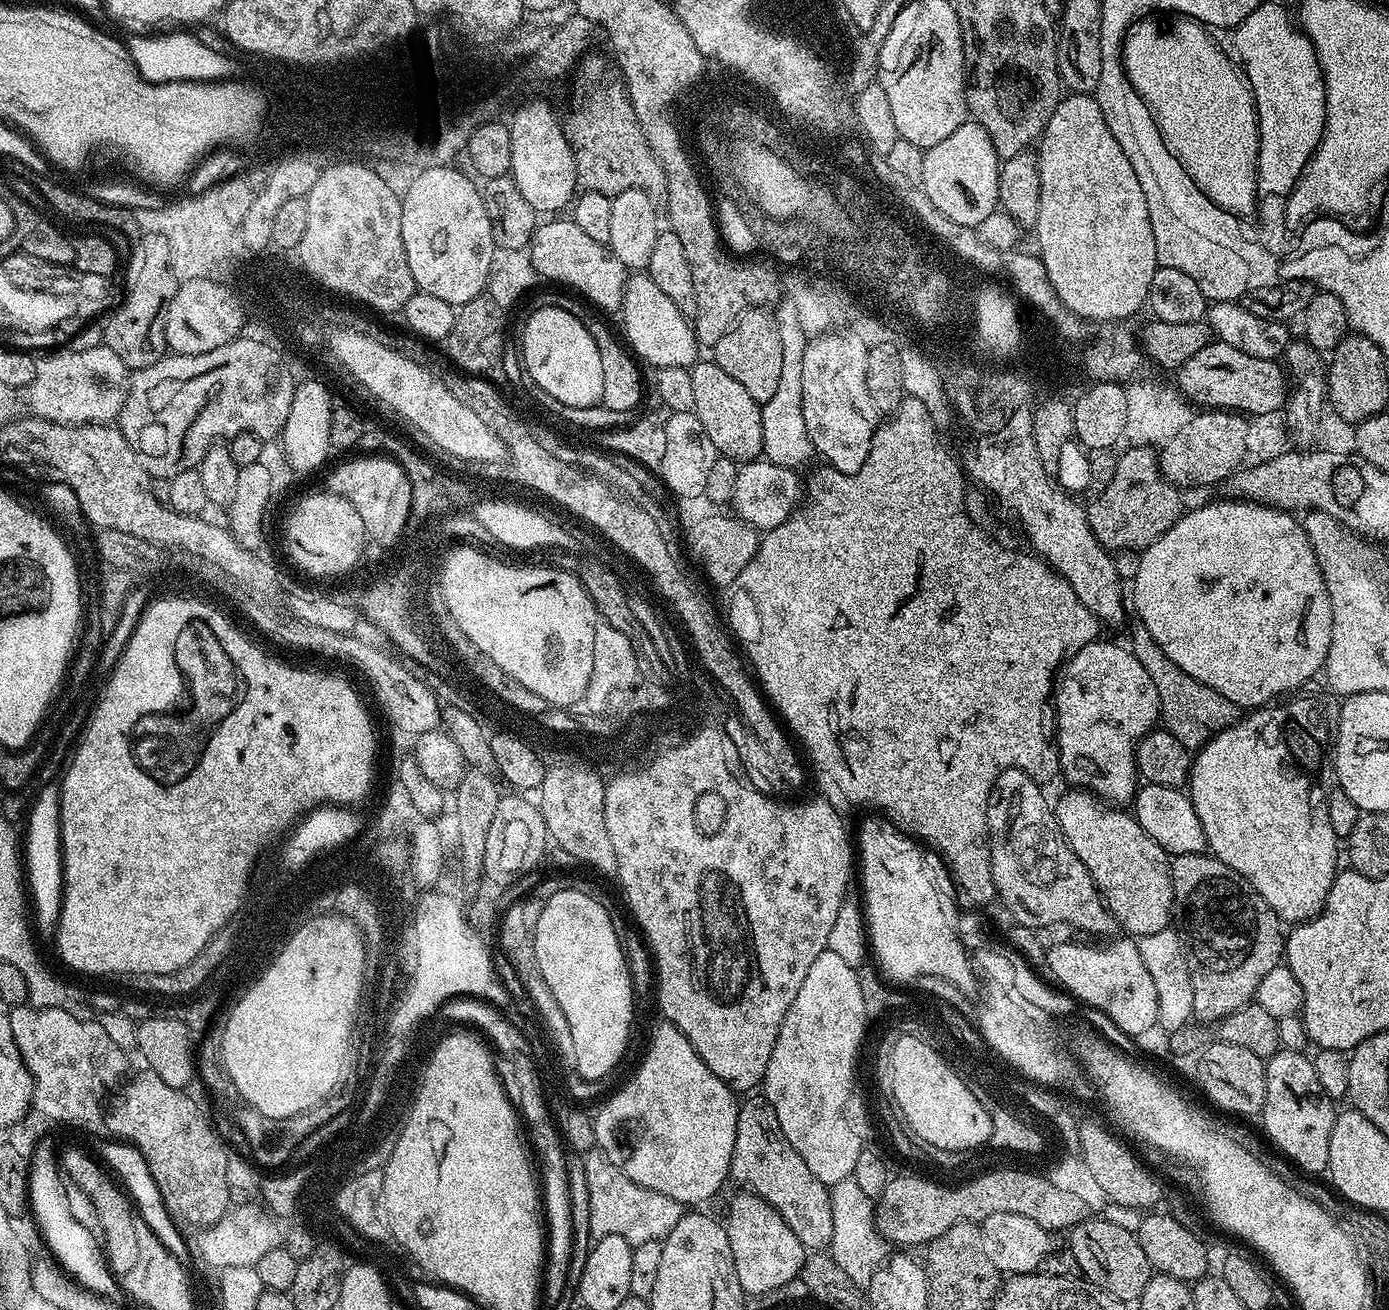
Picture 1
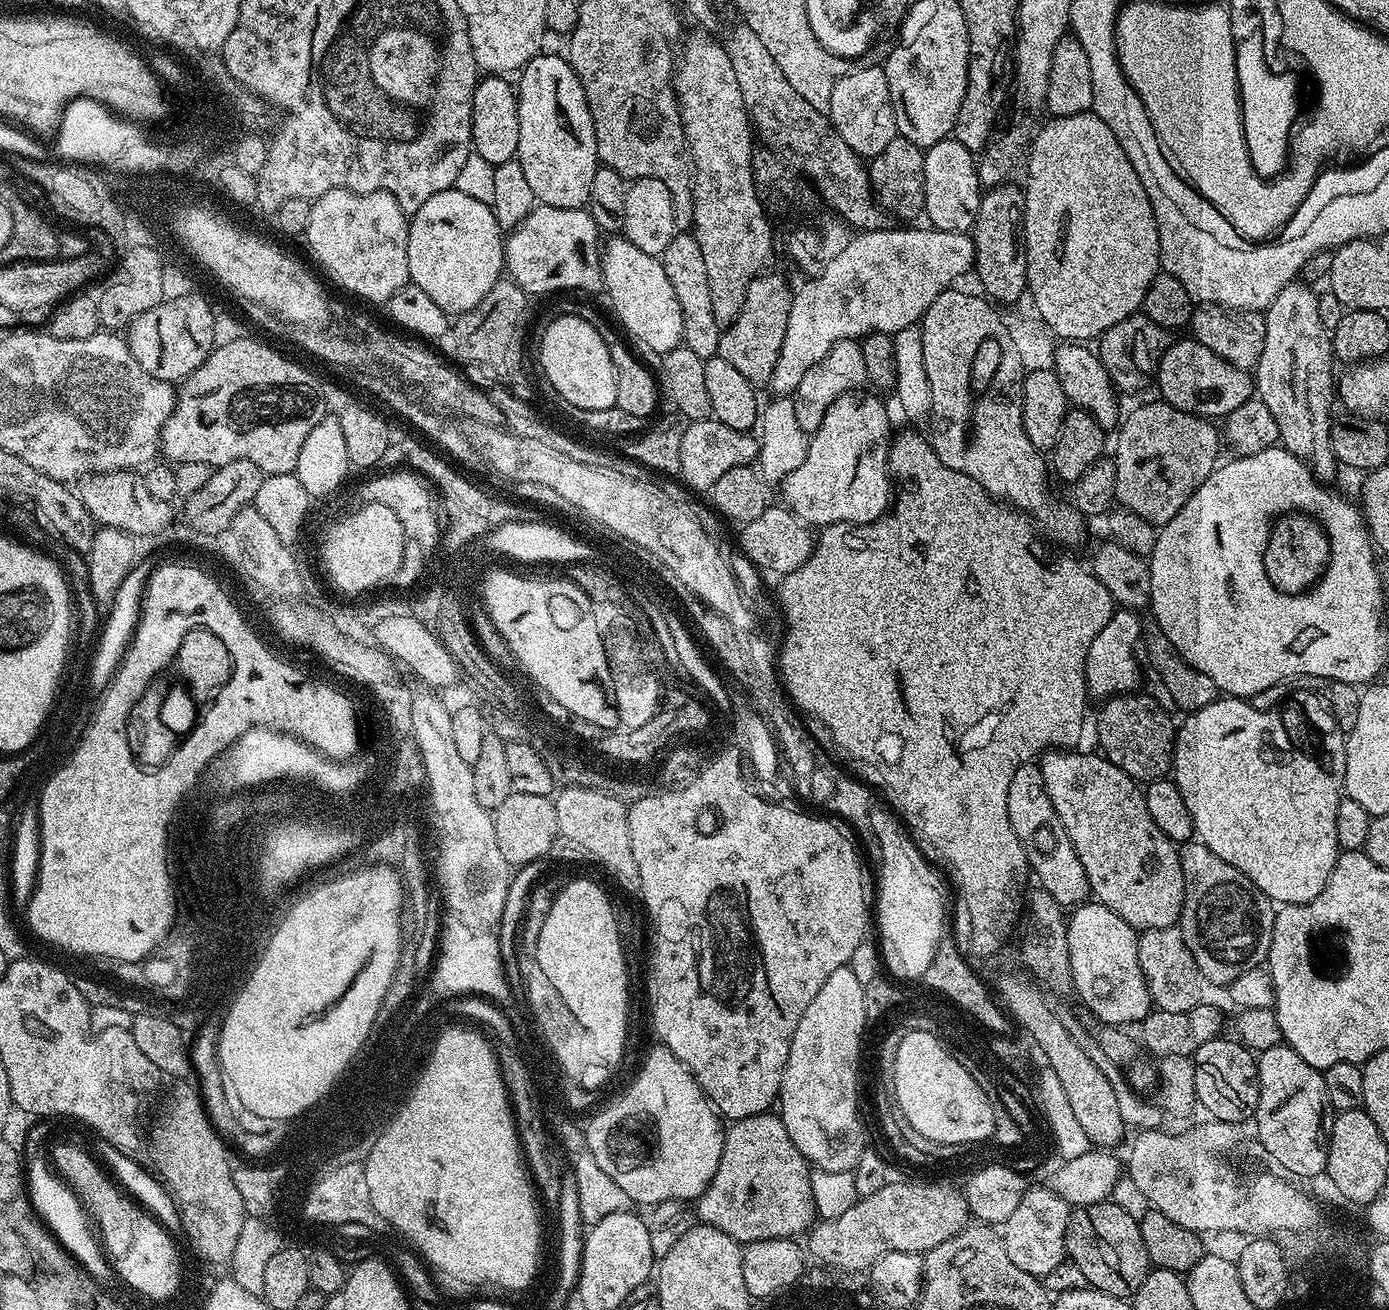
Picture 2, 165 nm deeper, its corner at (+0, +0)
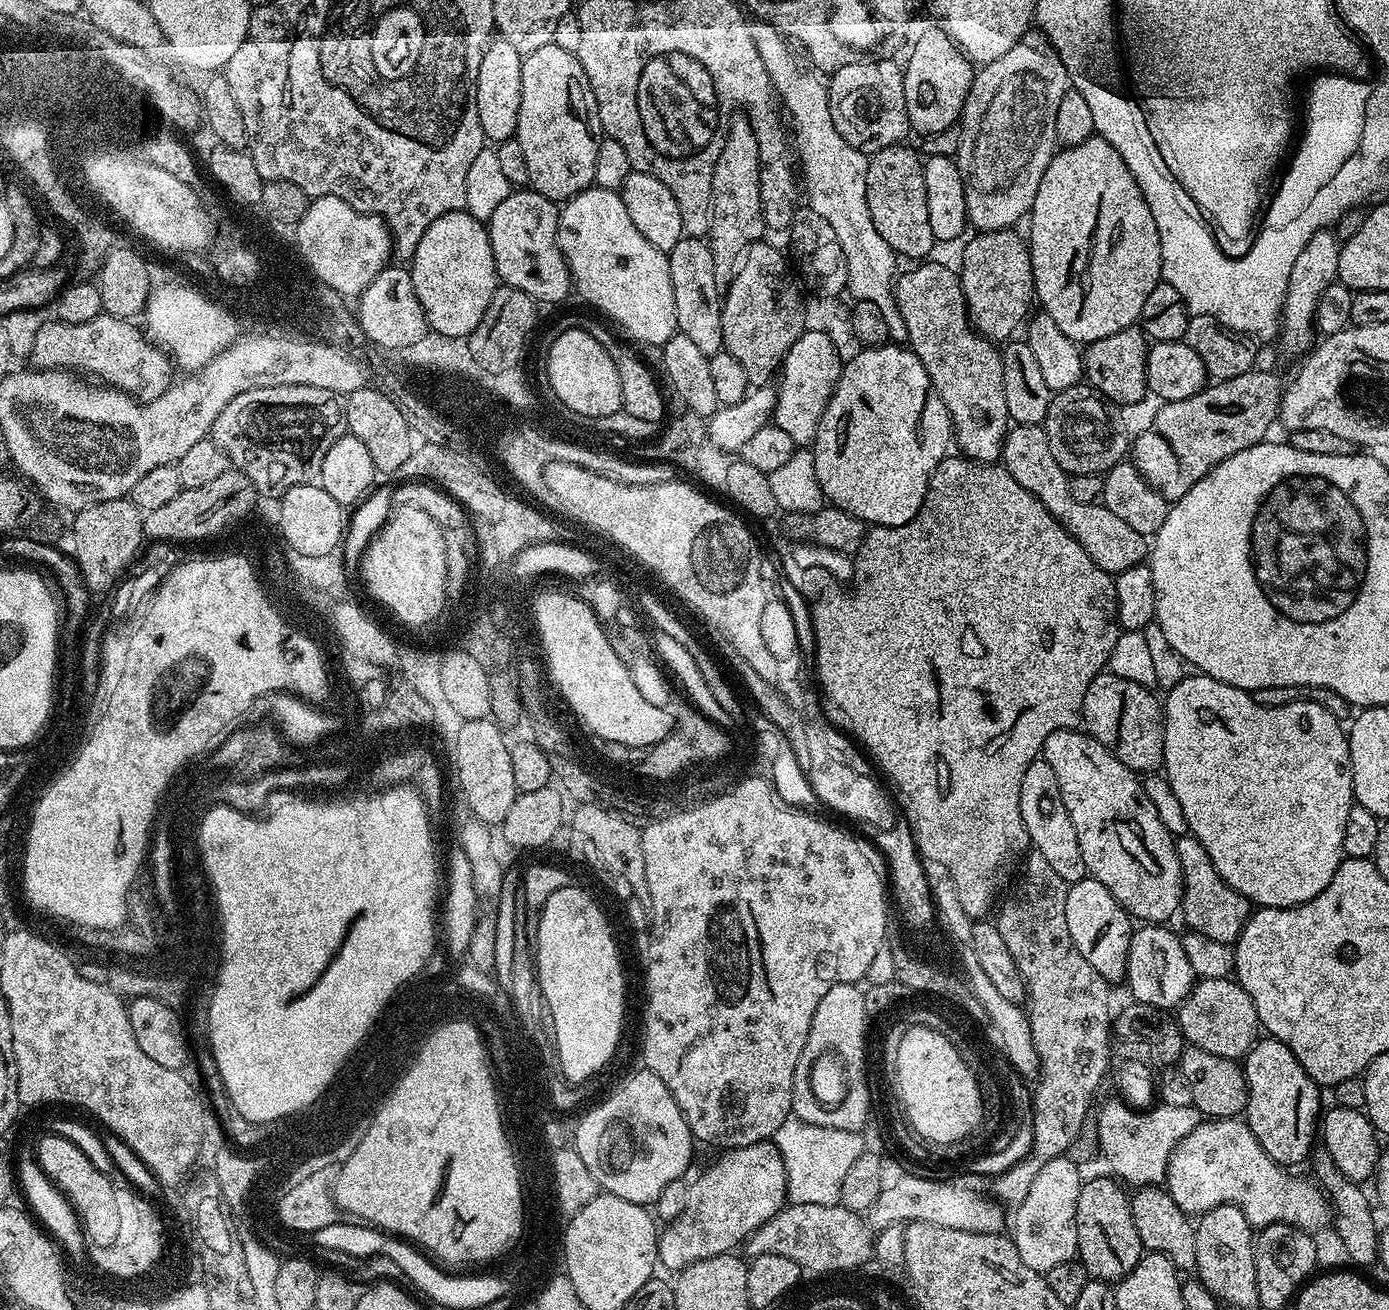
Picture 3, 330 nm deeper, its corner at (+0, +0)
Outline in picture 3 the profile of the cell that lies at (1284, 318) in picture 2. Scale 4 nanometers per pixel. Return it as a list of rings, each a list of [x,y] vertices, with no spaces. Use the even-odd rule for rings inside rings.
[[[1331,230],[1316,232],[1314,238],[1310,238],[1310,242],[1306,242],[1302,254],[1298,254],[1298,259],[1294,261],[1294,266],[1290,269],[1289,281],[1286,282],[1286,294],[1280,307],[1278,325],[1278,341],[1280,340],[1281,346],[1286,351],[1300,352],[1299,354],[1309,351],[1310,345],[1313,343],[1318,298],[1322,298],[1322,290],[1337,283],[1336,271],[1341,247]]]

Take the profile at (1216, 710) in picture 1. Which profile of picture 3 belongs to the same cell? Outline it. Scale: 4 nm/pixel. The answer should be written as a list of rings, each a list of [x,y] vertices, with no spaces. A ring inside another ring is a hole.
[[[1012,424],[1004,433],[1004,449],[1000,451],[1002,467],[1008,471],[1010,478],[1022,486],[1022,490],[1030,490],[1050,510],[1054,519],[1077,540],[1090,554],[1090,558],[1102,570],[1119,574],[1134,566],[1145,563],[1150,556],[1149,537],[1138,534],[1122,518],[1104,507],[1103,503],[1087,504],[1078,502],[1074,494],[1070,494],[1070,479],[1067,472],[1054,462],[1054,453],[1050,450],[1050,441],[1046,438],[1046,430],[1038,424]]]

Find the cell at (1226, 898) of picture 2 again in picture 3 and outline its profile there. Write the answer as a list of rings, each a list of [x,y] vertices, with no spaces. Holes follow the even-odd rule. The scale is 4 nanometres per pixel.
[[[1178,836],[1175,837],[1175,841],[1184,879],[1182,917],[1184,916],[1185,922],[1188,923],[1187,927],[1198,934],[1204,934],[1206,938],[1214,938],[1214,942],[1235,945],[1250,915],[1250,902],[1220,877],[1218,870],[1210,862],[1202,842],[1198,842],[1195,836]]]

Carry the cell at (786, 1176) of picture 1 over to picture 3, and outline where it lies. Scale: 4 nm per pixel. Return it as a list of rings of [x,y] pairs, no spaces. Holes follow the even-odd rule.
[[[772,1140],[730,1148],[721,1151],[717,1156],[720,1157],[696,1181],[693,1179],[689,1183],[686,1210],[682,1210],[678,1218],[667,1221],[659,1229],[656,1241],[658,1264],[661,1269],[669,1268],[672,1274],[679,1274],[686,1266],[702,1258],[731,1253],[735,1244],[736,1247],[741,1245],[754,1230],[758,1230],[758,1226],[770,1222],[770,1218],[774,1218],[774,1214],[778,1214],[788,1200],[786,1166],[782,1162],[782,1154]]]

